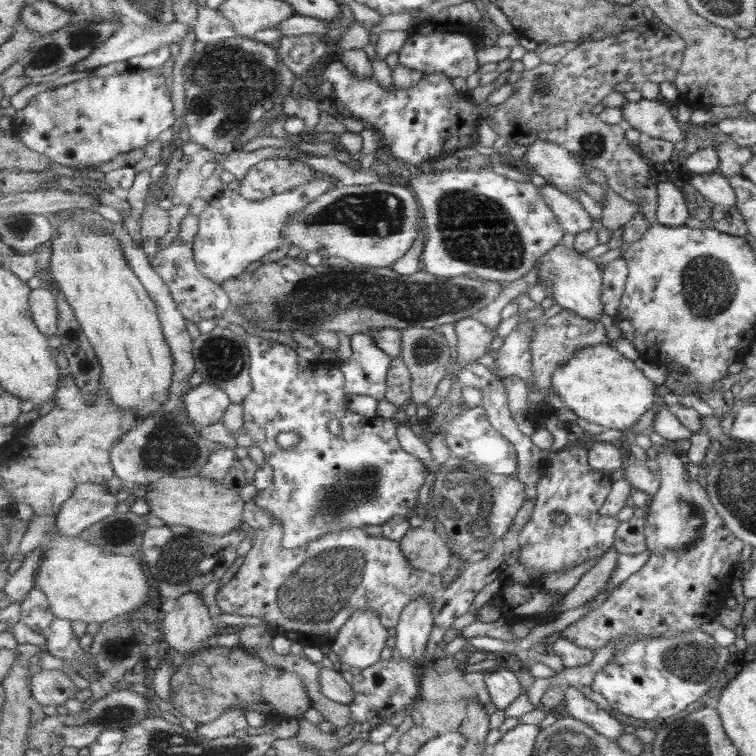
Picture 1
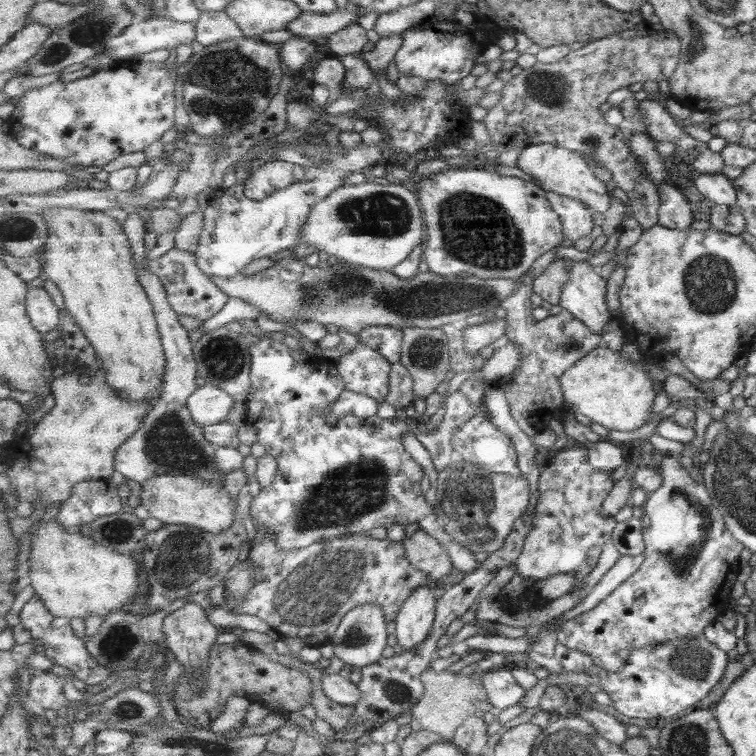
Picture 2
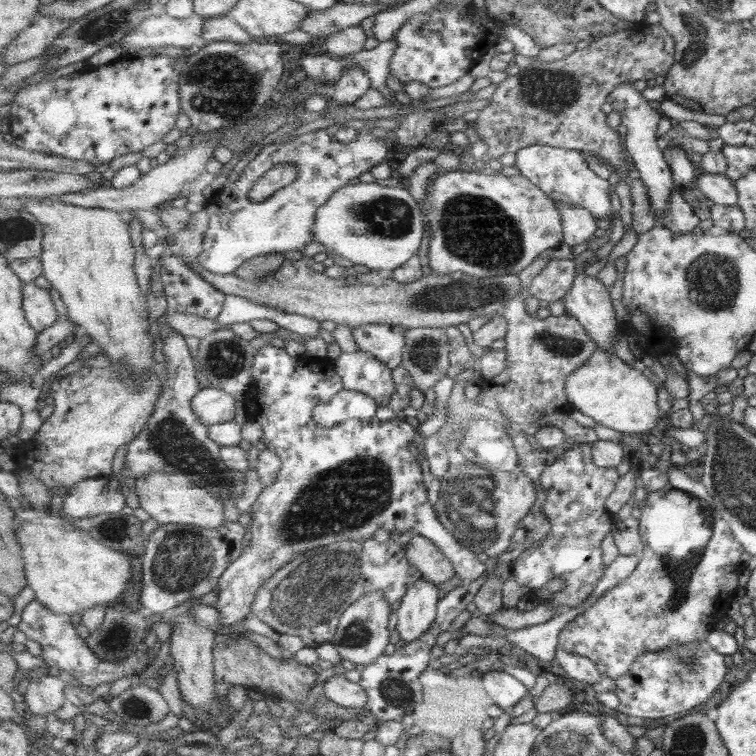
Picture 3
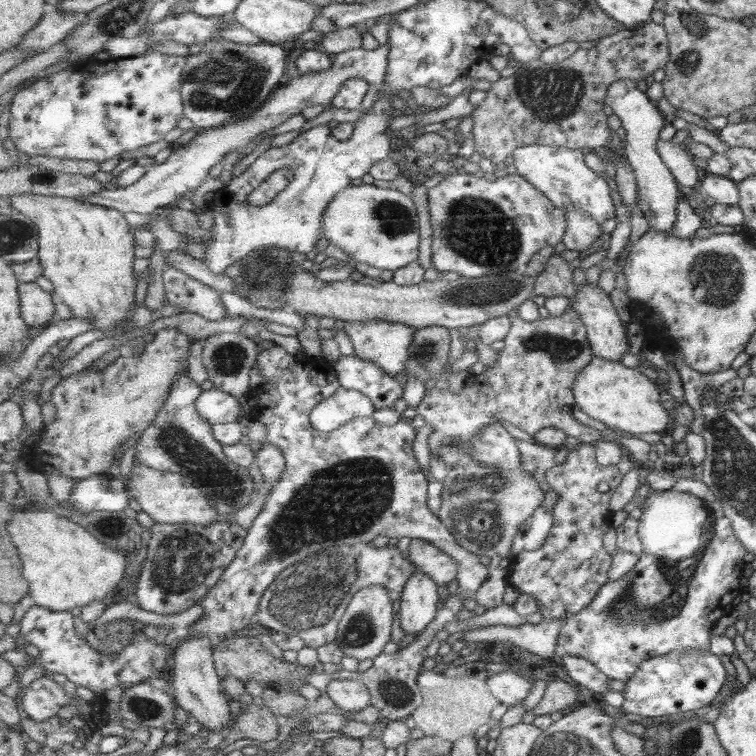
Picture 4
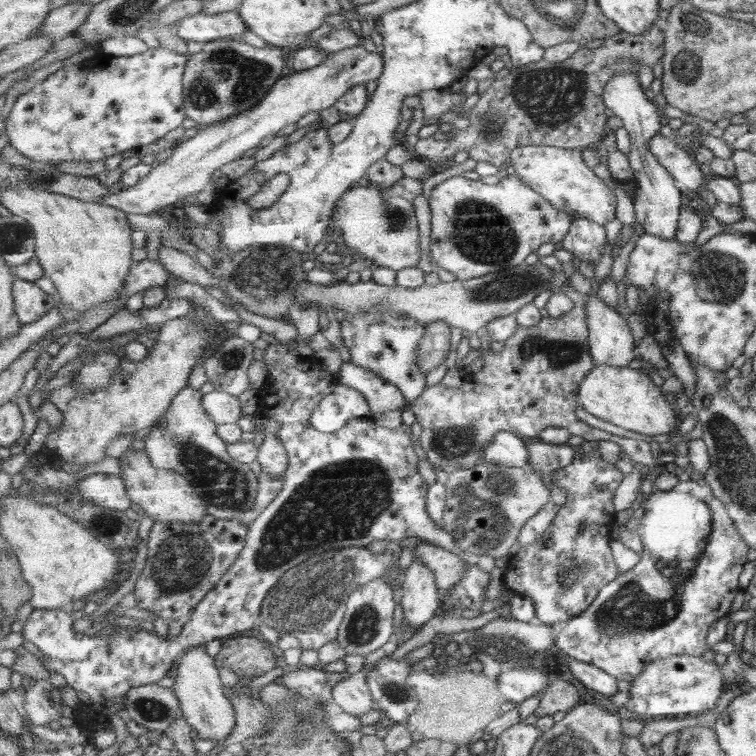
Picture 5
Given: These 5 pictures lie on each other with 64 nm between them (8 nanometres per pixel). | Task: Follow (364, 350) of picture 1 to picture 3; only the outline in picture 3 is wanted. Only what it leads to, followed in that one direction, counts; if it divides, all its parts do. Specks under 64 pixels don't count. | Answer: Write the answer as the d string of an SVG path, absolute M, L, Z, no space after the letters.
M357 349L353 353L341 352L334 363L336 373L344 381L345 389L364 392L374 398L379 406L389 406L391 397L397 392L397 387L392 377L392 370L384 362L368 352Z

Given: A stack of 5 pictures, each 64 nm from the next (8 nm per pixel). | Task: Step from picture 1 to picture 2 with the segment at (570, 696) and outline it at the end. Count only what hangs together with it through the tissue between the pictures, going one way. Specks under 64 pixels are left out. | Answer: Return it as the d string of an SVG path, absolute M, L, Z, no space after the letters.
M575 699L579 700L579 702L577 702L577 704L579 704L579 717L590 720L593 726L601 733L601 736L609 740L609 742L621 747L625 744L625 740L629 738L629 736L627 736L627 725L611 716L611 710L605 710L604 708L589 710L583 708L582 699Z

